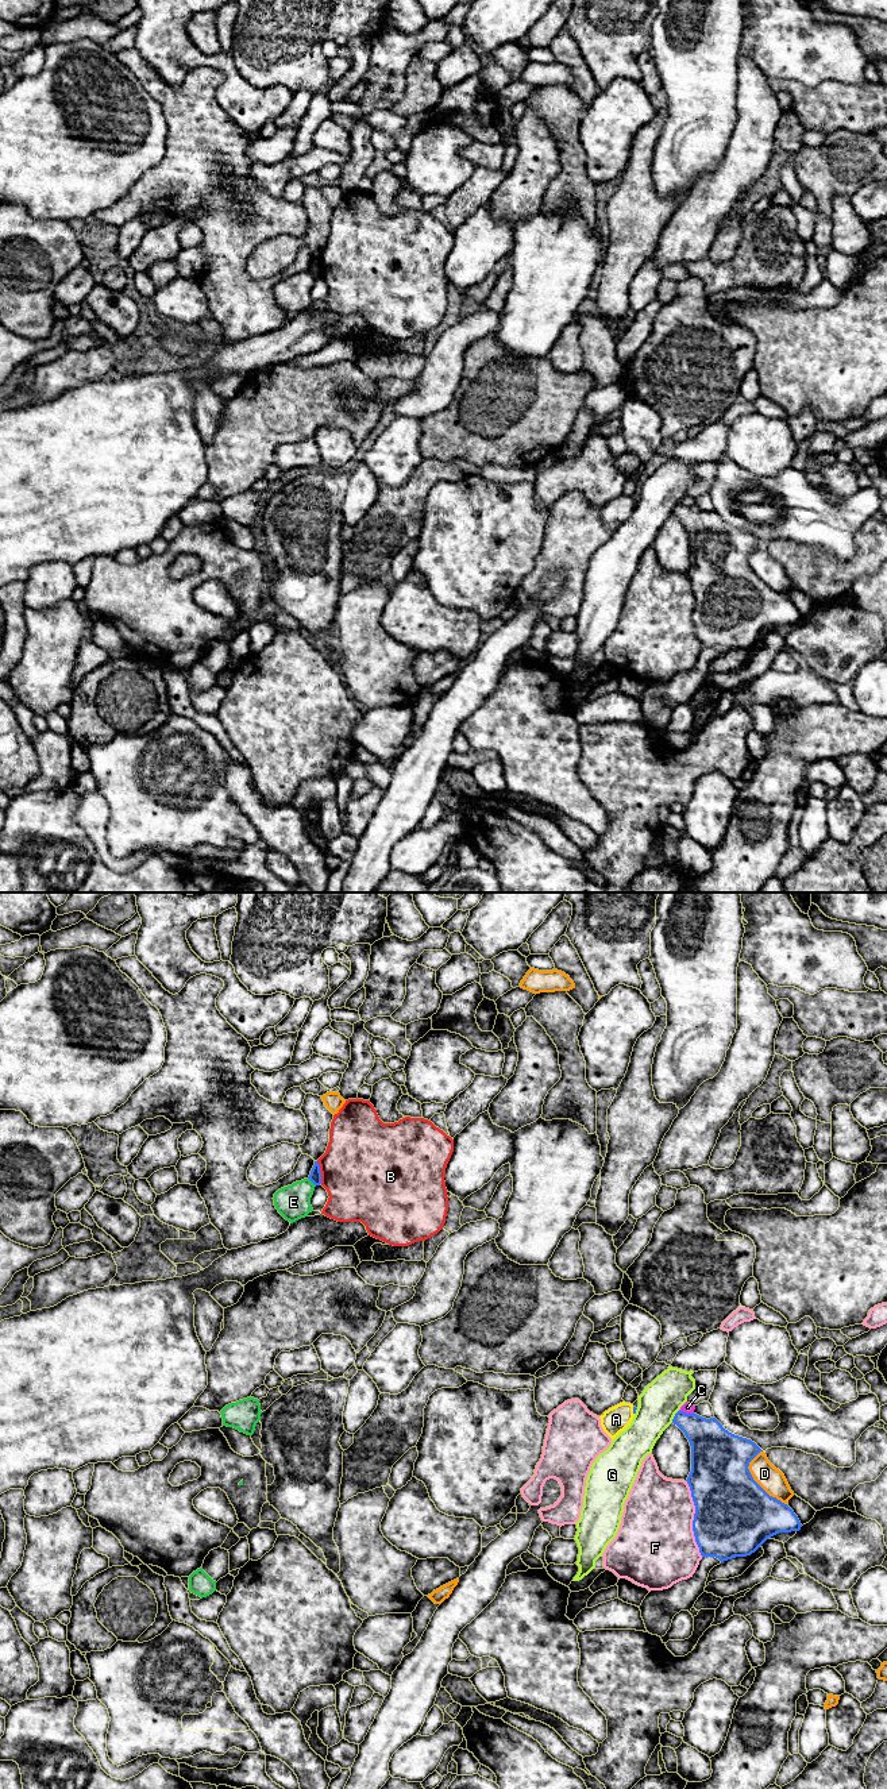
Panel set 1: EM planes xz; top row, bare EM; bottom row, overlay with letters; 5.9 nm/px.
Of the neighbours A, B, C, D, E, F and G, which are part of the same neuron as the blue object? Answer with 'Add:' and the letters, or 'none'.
Add: A

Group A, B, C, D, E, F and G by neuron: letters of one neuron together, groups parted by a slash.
A / B / C / D / E / F / G

